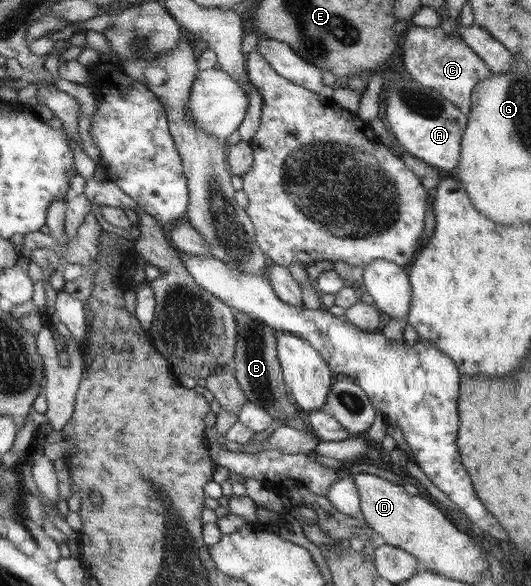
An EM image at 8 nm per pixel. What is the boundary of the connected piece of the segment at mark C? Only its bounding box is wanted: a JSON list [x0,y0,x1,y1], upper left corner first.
[402,23,492,116]

